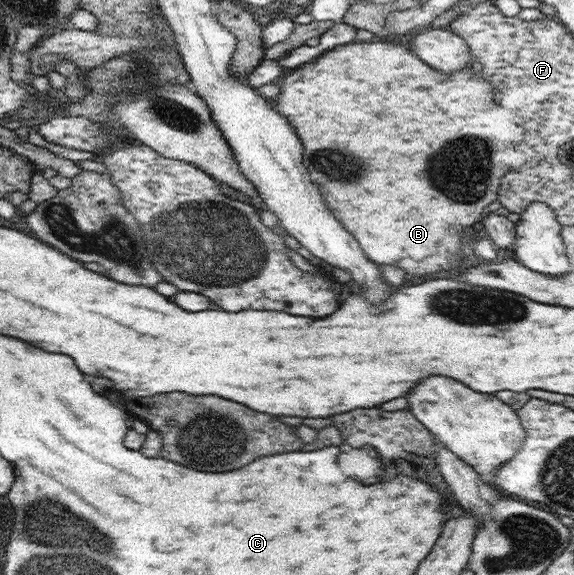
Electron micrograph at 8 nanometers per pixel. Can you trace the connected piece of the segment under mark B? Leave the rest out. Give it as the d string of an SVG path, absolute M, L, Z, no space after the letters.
M355 40L354 44L343 44L324 51L322 56L307 61L300 70L288 74L282 82L282 94L274 104L276 110L292 122L298 138L304 144L304 166L310 172L312 182L318 186L328 207L342 224L359 242L368 260L379 266L390 264L404 270L406 276L424 276L442 270L452 270L460 266L462 251L462 230L472 226L483 217L483 210L497 200L502 178L506 175L506 166L502 164L502 150L514 136L516 126L508 120L508 114L494 104L498 100L494 86L484 79L483 73L476 74L472 66L464 67L446 76L444 72L422 62L410 47L390 42L370 42Z

